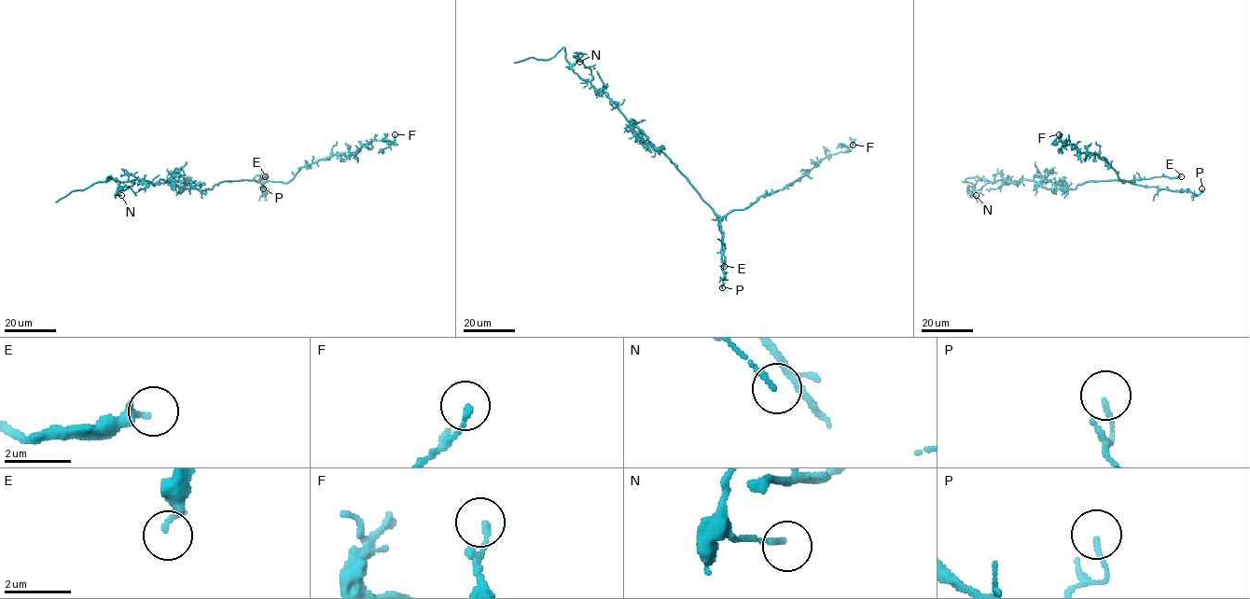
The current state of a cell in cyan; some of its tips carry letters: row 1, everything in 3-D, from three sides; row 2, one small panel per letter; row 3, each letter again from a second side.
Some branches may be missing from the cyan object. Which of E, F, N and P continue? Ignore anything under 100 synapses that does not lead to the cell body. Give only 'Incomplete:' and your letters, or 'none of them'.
Incomplete: none of them

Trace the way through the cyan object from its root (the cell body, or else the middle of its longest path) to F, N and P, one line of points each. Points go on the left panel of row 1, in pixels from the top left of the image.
F: (221, 182), (287, 183), (303, 166), (333, 155), (356, 153), (374, 140), (393, 142), (395, 134)
N: (221, 182), (211, 189), (198, 189), (161, 179), (151, 183), (113, 178), (118, 183), (117, 194), (121, 195)
P: (221, 182), (254, 180), (264, 187), (265, 195), (263, 188)

